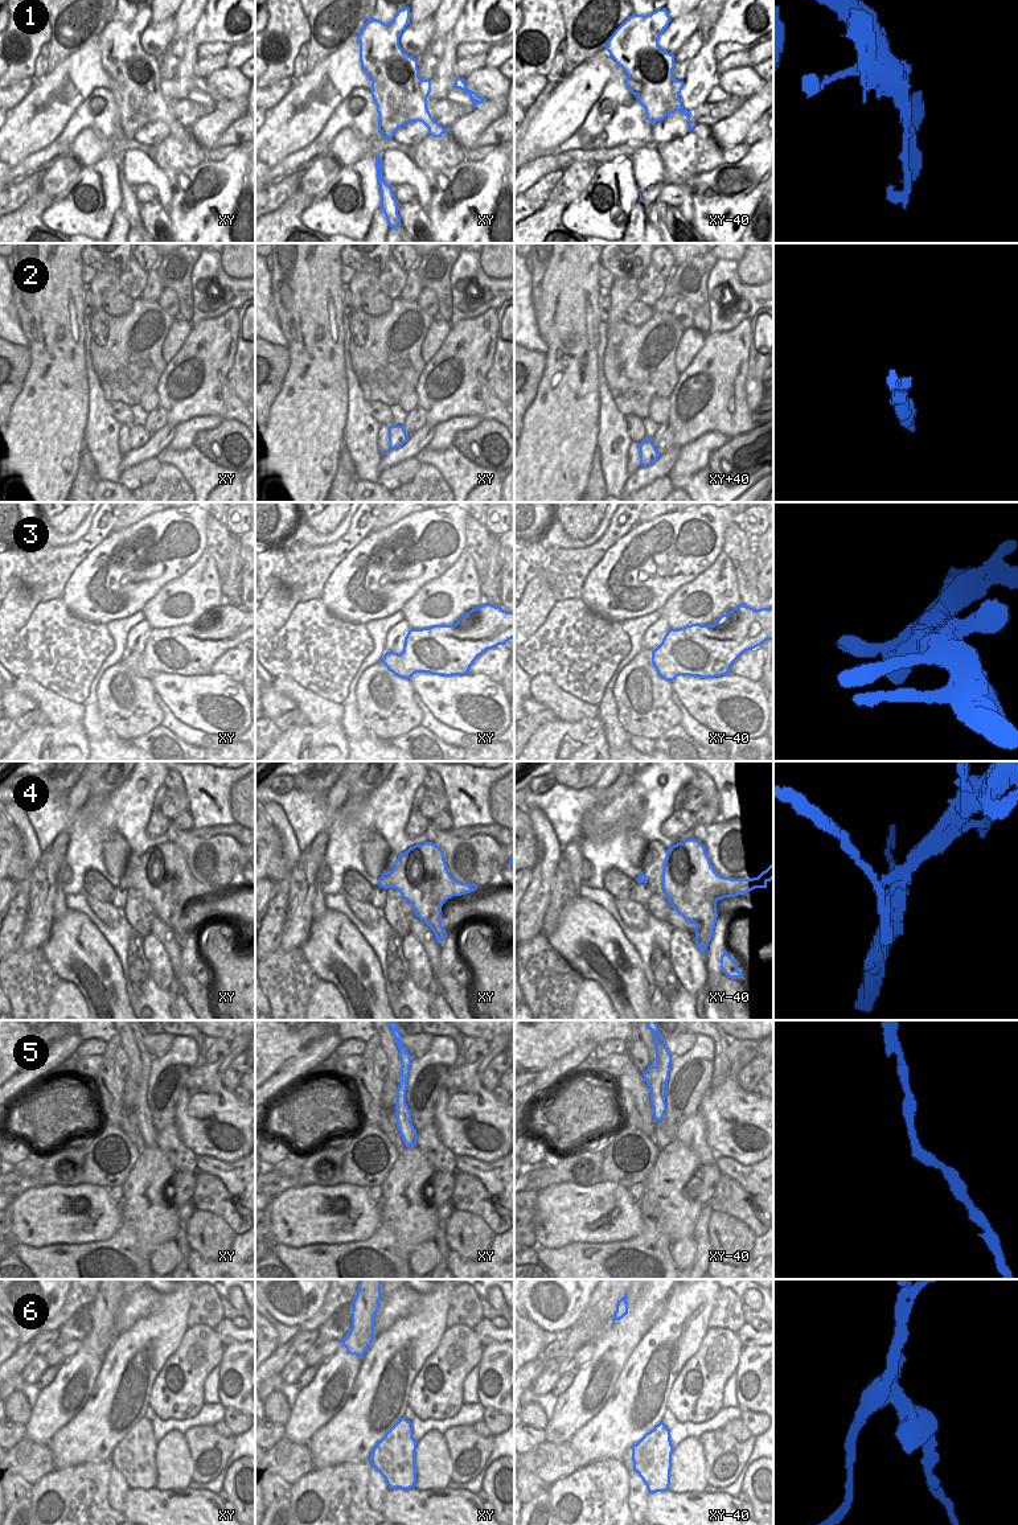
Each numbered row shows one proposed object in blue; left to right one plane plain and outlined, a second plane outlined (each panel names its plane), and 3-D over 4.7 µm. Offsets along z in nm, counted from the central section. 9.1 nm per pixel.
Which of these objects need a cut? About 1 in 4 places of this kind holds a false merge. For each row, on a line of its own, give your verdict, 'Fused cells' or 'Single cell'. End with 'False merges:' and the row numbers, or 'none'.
1: Single cell
2: Single cell
3: Single cell
4: Fused cells
5: Single cell
6: Fused cells
False merges: 4, 6

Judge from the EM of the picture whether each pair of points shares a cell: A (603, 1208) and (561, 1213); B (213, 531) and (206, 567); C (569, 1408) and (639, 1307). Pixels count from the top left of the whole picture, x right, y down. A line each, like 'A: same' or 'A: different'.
A: same
B: different
C: same

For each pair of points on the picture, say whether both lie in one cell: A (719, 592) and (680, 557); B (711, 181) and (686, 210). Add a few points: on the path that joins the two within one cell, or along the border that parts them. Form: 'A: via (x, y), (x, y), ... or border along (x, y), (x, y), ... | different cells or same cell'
A: border along (721, 551), (705, 570), (674, 592) | different cells
B: border along (685, 183), (692, 198), (692, 220) | different cells

